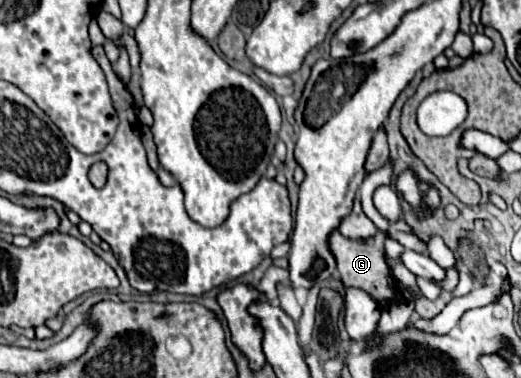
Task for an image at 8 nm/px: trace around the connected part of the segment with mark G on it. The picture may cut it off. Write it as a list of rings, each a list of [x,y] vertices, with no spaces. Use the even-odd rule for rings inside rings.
[[[381,230],[371,239],[371,242],[351,242],[349,238],[343,238],[339,232],[335,232],[335,238],[331,238],[331,250],[335,250],[335,260],[337,260],[337,270],[341,274],[341,280],[345,286],[357,286],[371,294],[371,298],[385,308],[391,304],[395,296],[395,282],[391,278],[389,266],[385,264],[385,234]]]

